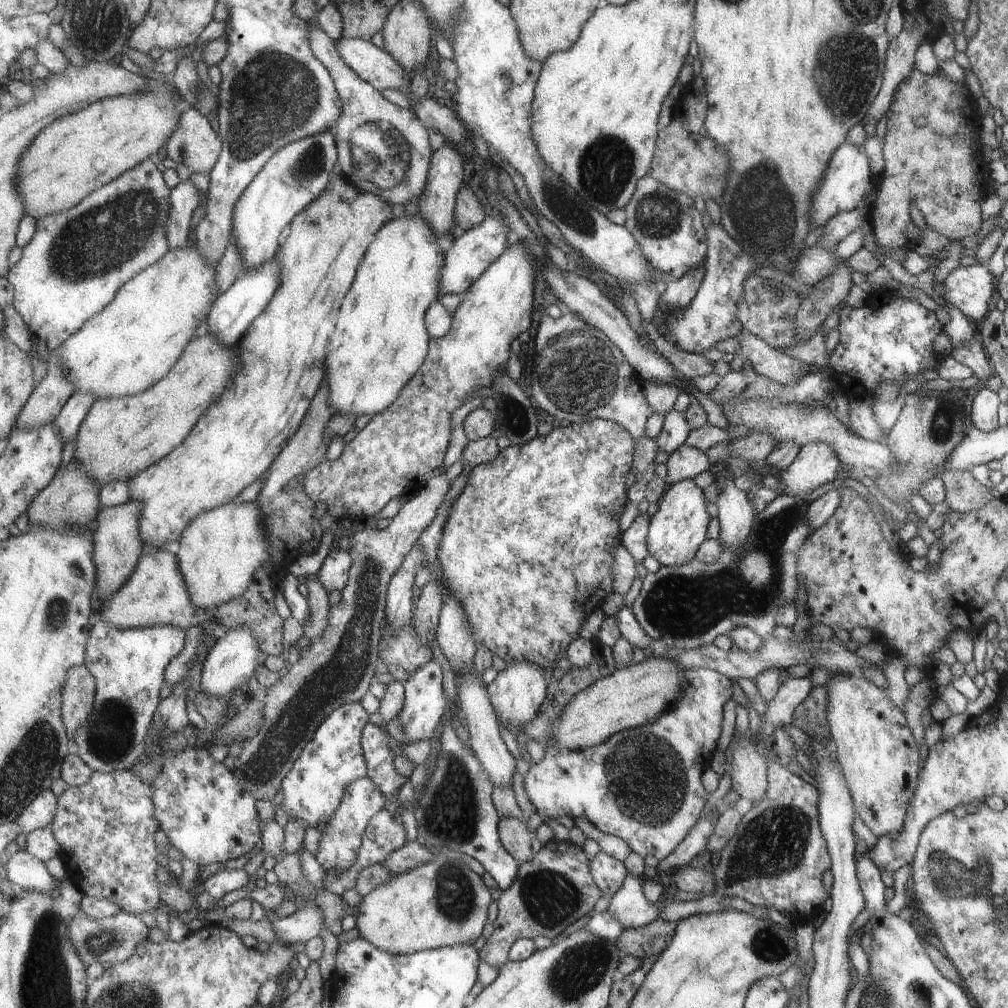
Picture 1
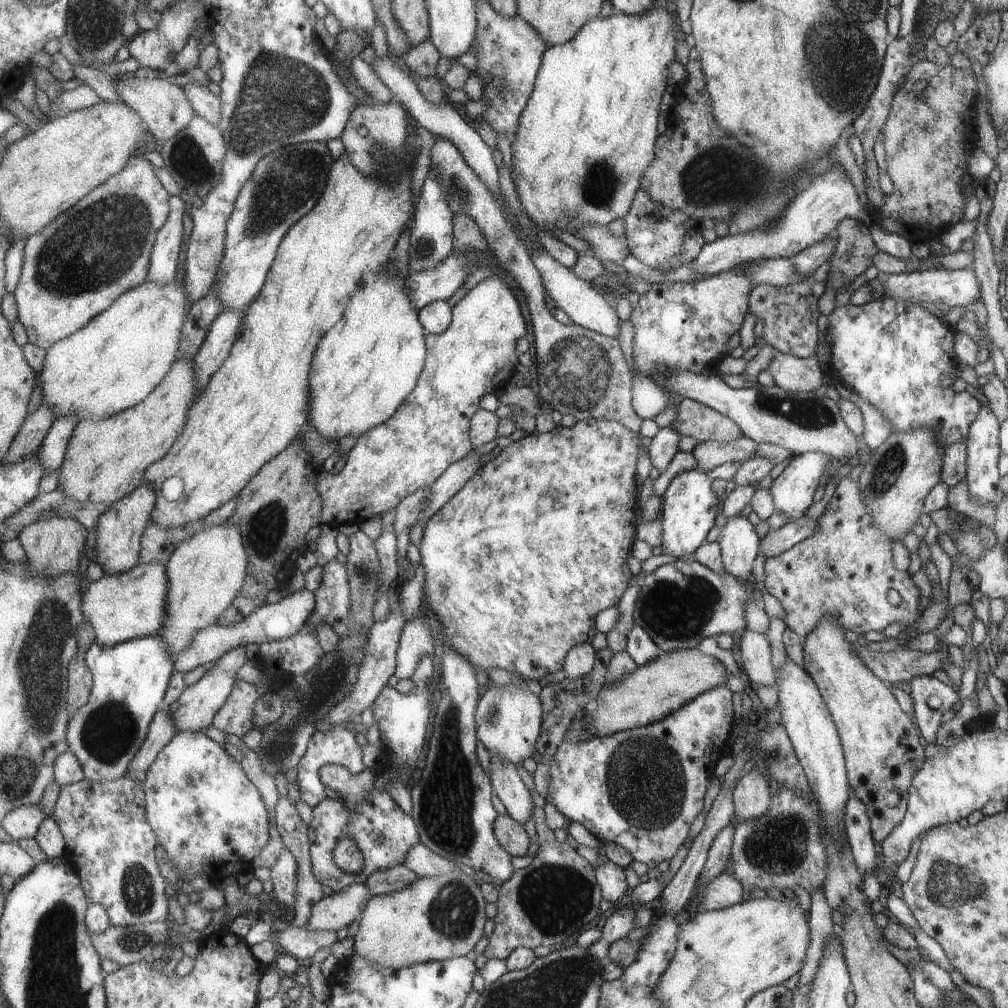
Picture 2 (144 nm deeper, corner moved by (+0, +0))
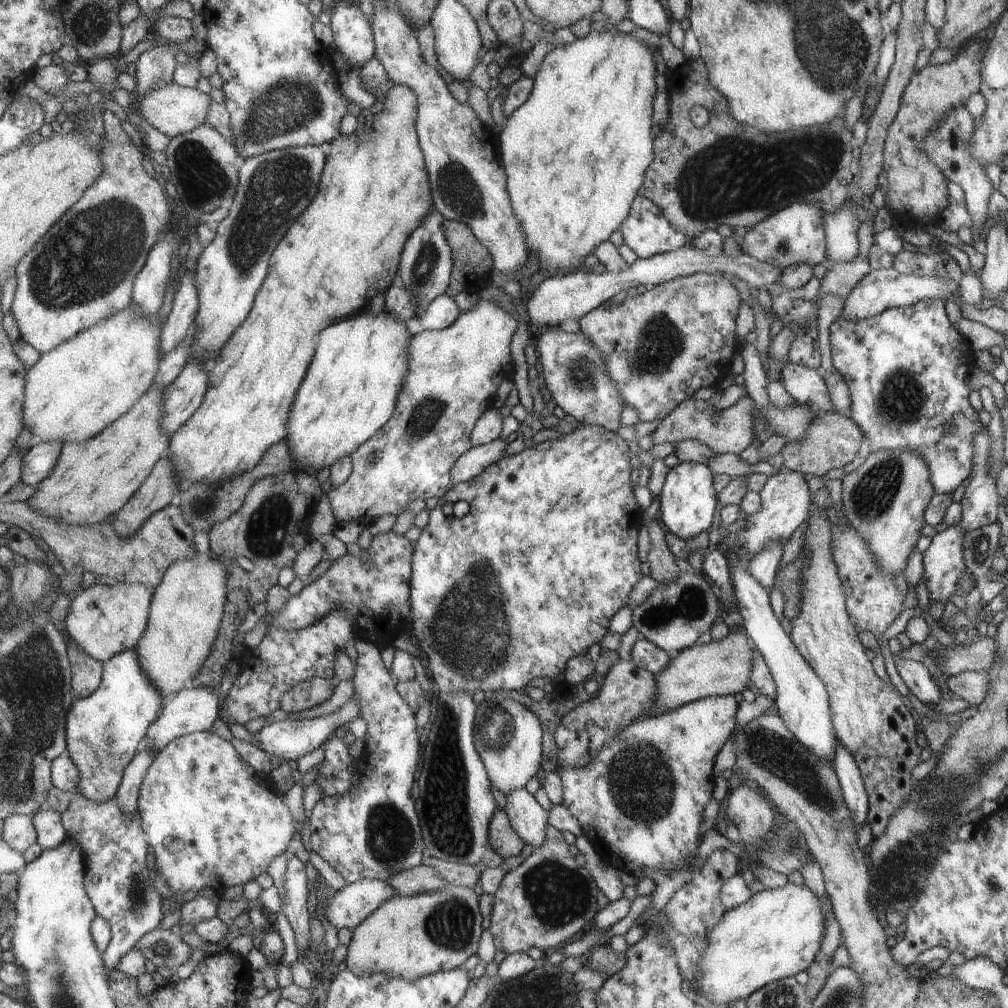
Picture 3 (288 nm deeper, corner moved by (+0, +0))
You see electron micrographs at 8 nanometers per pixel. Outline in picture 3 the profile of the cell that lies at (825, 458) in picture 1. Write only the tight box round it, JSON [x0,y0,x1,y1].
[723,472,811,556]

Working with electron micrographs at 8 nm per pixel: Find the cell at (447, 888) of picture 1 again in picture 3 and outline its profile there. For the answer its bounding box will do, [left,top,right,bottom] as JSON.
[347,884,483,982]

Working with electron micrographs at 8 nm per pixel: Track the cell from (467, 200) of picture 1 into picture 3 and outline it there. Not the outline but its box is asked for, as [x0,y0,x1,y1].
[445,220,495,296]

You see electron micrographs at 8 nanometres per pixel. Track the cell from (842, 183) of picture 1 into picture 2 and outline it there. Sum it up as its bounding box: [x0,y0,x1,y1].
[687,162,863,282]

